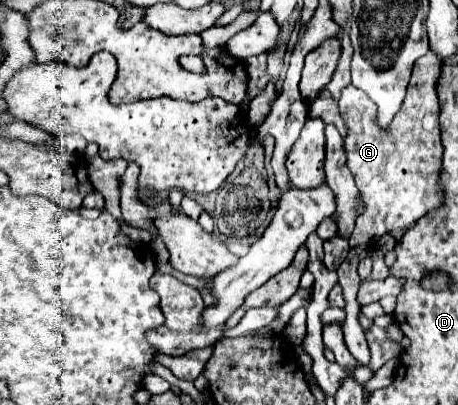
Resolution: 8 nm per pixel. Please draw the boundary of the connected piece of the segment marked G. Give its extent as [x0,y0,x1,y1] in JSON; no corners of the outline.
[338,52,442,246]

